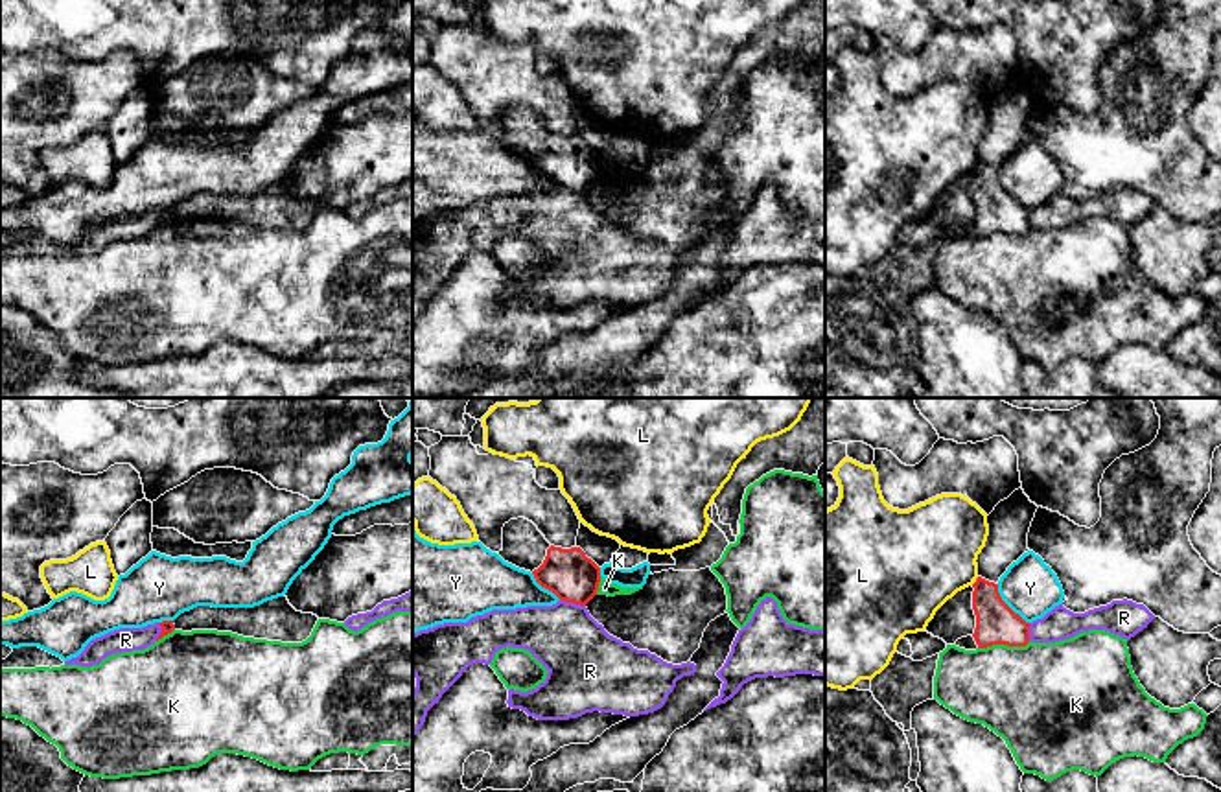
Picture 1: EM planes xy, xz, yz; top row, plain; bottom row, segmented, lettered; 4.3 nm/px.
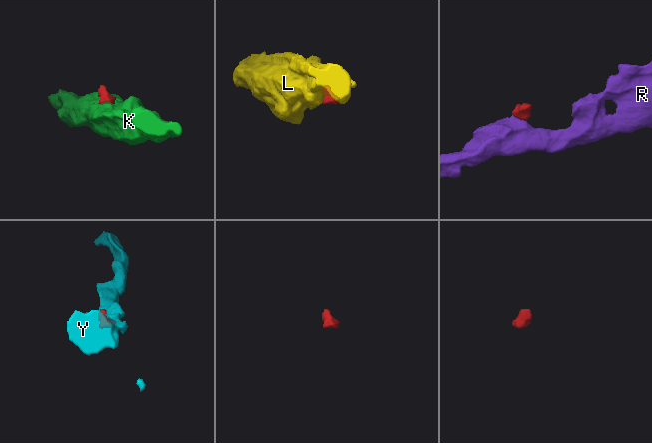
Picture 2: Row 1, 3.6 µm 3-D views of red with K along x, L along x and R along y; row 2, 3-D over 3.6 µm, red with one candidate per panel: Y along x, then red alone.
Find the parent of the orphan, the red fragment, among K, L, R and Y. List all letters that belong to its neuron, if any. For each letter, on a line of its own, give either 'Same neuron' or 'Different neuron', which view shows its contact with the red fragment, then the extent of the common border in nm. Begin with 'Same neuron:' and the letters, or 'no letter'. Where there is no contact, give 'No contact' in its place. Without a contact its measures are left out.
Same neuron: no letter
K: Different neuron. Touches red in yz. Shared border 240 nm
L: Different neuron. No contact
R: Different neuron. Touches red in xz. Shared border 120 nm
Y: Different neuron. Touches red in yz. Shared border 220 nm

